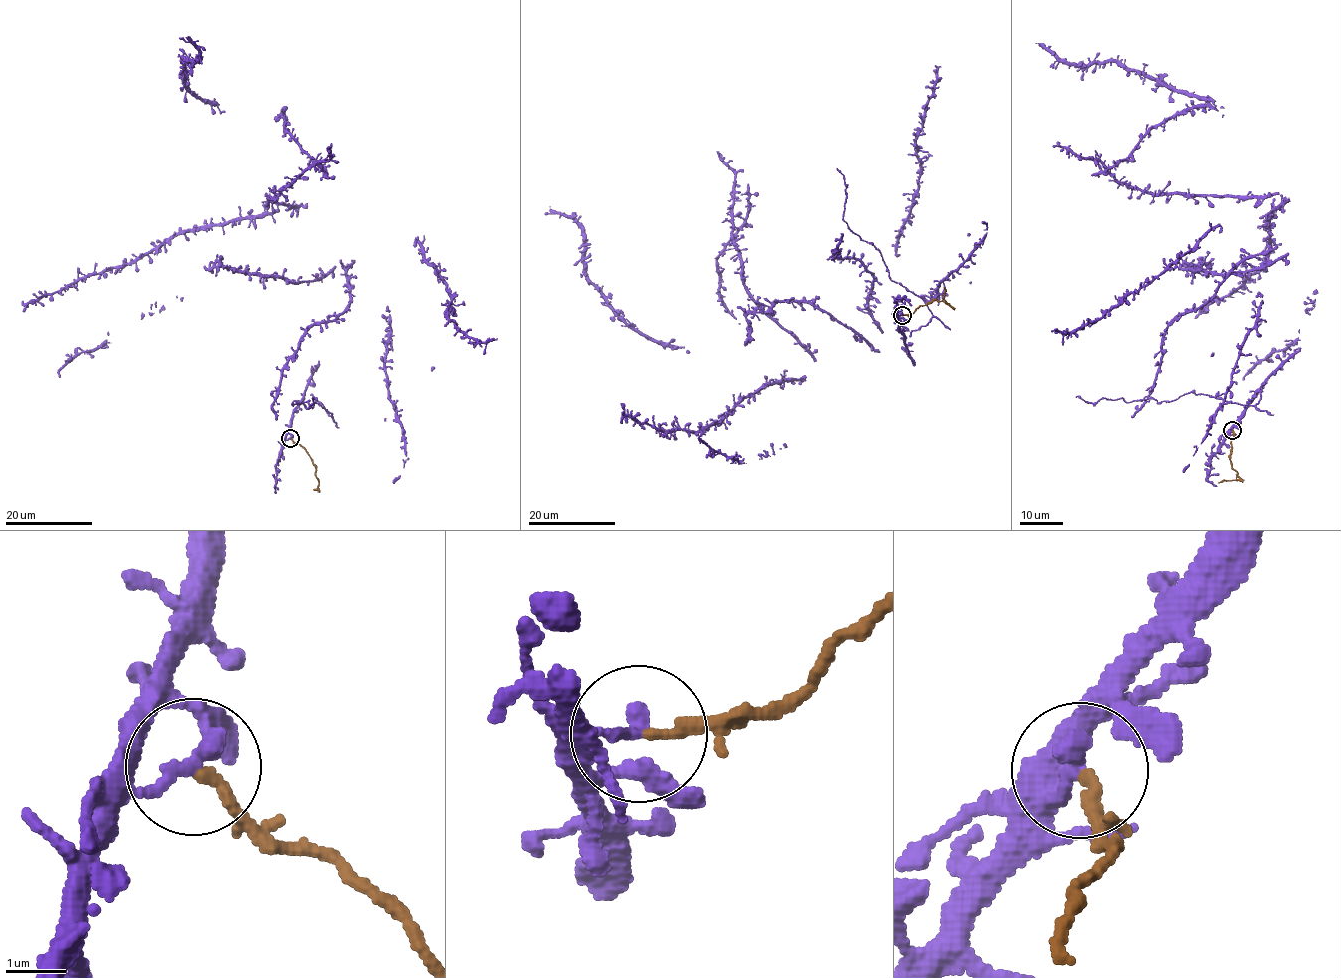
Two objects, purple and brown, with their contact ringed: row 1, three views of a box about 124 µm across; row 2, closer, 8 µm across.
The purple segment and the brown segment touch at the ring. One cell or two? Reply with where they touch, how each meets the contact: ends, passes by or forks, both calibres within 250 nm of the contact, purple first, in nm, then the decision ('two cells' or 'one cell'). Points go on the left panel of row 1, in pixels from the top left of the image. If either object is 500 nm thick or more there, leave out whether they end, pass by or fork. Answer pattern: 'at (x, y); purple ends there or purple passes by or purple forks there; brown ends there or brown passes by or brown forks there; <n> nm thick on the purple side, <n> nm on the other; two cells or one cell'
at (290, 438); purple ends there; brown ends there; 340 nm thick on the purple side, 180 nm on the other; two cells

